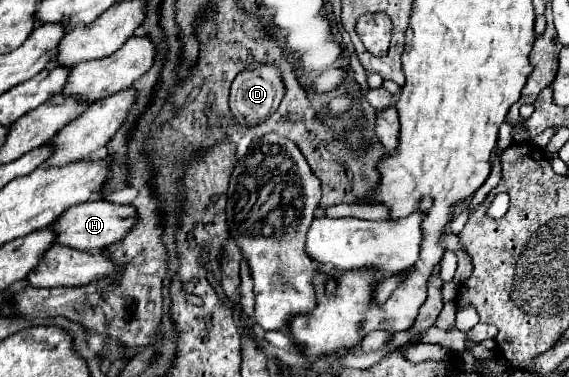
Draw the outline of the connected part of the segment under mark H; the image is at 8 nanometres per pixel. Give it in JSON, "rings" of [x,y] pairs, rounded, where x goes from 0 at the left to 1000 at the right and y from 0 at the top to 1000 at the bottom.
{"rings":[[[151,533],[144,544],[123,549],[116,565],[109,565],[109,576],[102,576],[102,586],[95,586],[95,618],[102,618],[102,639],[105,650],[137,660],[137,666],[151,666],[151,671],[176,671],[179,660],[186,660],[193,645],[214,634],[236,597],[239,560],[228,544],[204,544],[204,538],[190,538],[190,533]]]}

